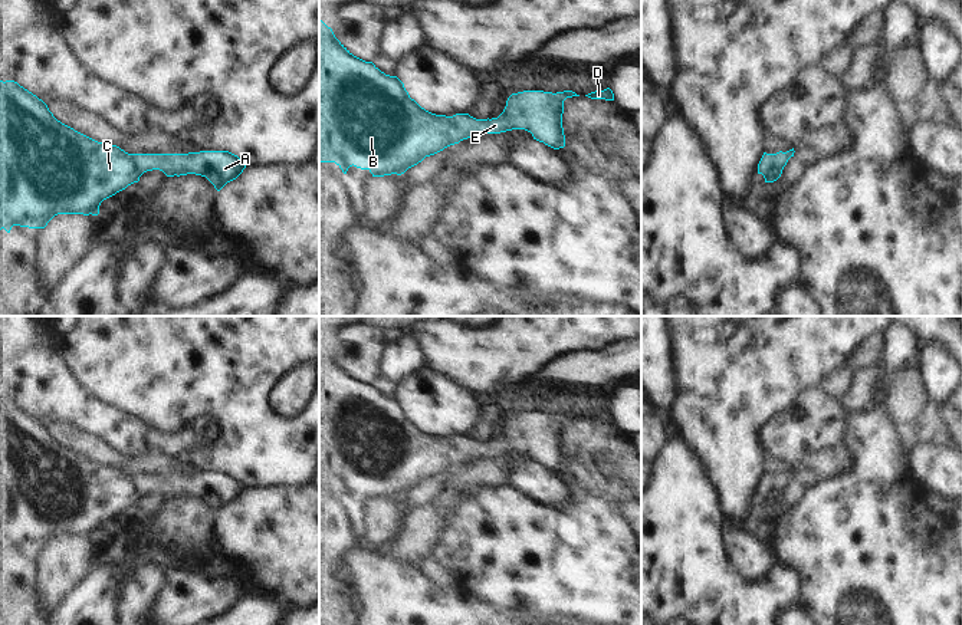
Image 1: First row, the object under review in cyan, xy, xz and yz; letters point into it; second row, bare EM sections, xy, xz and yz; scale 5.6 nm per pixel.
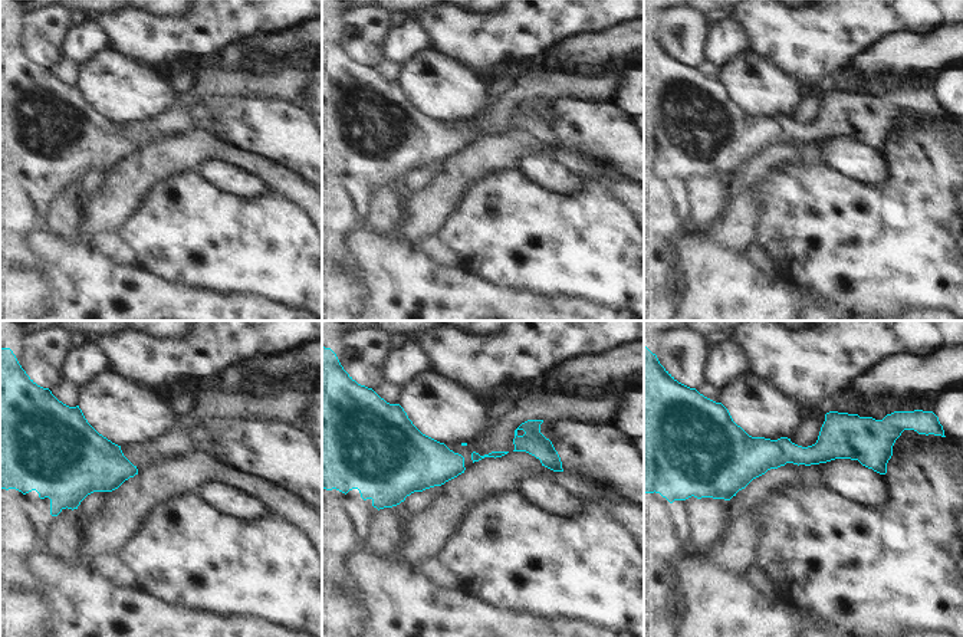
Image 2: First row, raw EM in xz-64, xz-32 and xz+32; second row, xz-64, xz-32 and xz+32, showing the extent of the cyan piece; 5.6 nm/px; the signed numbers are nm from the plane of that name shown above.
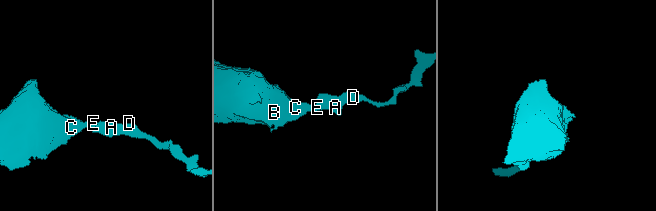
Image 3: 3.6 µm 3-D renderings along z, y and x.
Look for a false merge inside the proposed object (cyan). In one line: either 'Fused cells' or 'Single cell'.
Single cell.

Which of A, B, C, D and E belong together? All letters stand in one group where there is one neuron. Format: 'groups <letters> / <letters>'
groups A B C D E

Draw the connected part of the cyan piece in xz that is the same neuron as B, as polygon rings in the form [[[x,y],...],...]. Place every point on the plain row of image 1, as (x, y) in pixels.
[[[319,342],[319,484],[335,484],[344,496],[354,487],[368,491],[372,499],[401,497],[426,478],[463,461],[512,451],[525,451],[554,471],[564,470],[564,422],[572,418],[580,417],[572,412],[523,412],[508,420],[498,440],[436,437],[411,421],[397,398],[385,397],[372,384],[354,378]]]

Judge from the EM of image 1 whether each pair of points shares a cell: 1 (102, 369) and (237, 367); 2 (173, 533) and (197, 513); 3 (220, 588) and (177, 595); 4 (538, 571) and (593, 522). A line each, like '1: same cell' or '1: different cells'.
1: same cell
2: same cell
3: same cell
4: same cell

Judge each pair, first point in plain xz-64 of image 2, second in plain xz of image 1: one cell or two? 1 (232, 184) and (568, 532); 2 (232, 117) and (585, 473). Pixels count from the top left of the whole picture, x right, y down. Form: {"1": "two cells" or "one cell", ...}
{"1": "two cells", "2": "two cells"}

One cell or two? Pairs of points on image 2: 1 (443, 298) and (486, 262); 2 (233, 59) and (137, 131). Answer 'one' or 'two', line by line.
1: two
2: two

